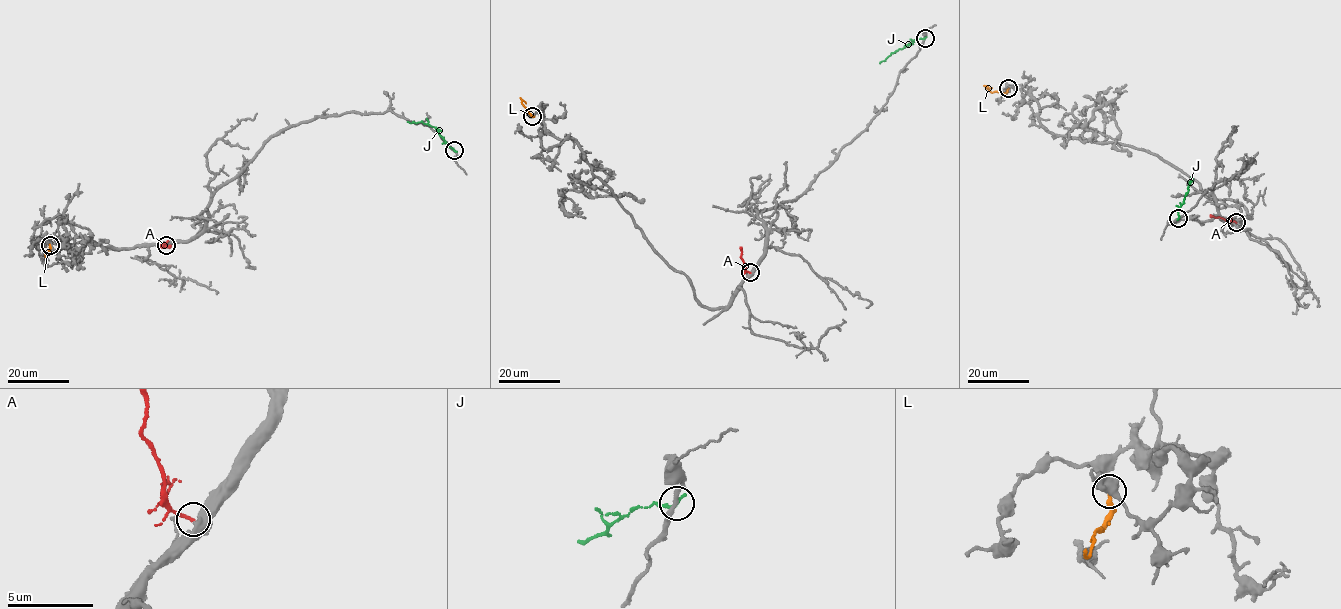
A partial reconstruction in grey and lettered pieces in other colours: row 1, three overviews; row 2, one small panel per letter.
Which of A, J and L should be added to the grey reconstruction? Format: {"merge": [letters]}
{"merge": ["A"]}

